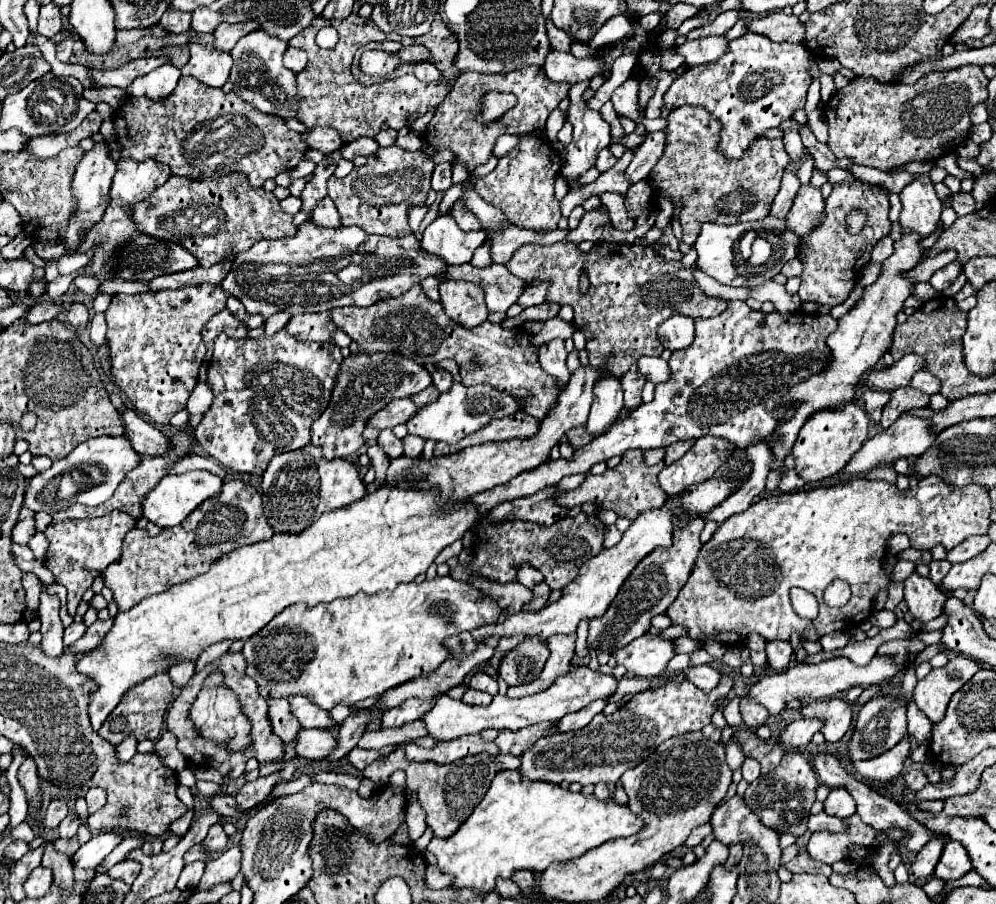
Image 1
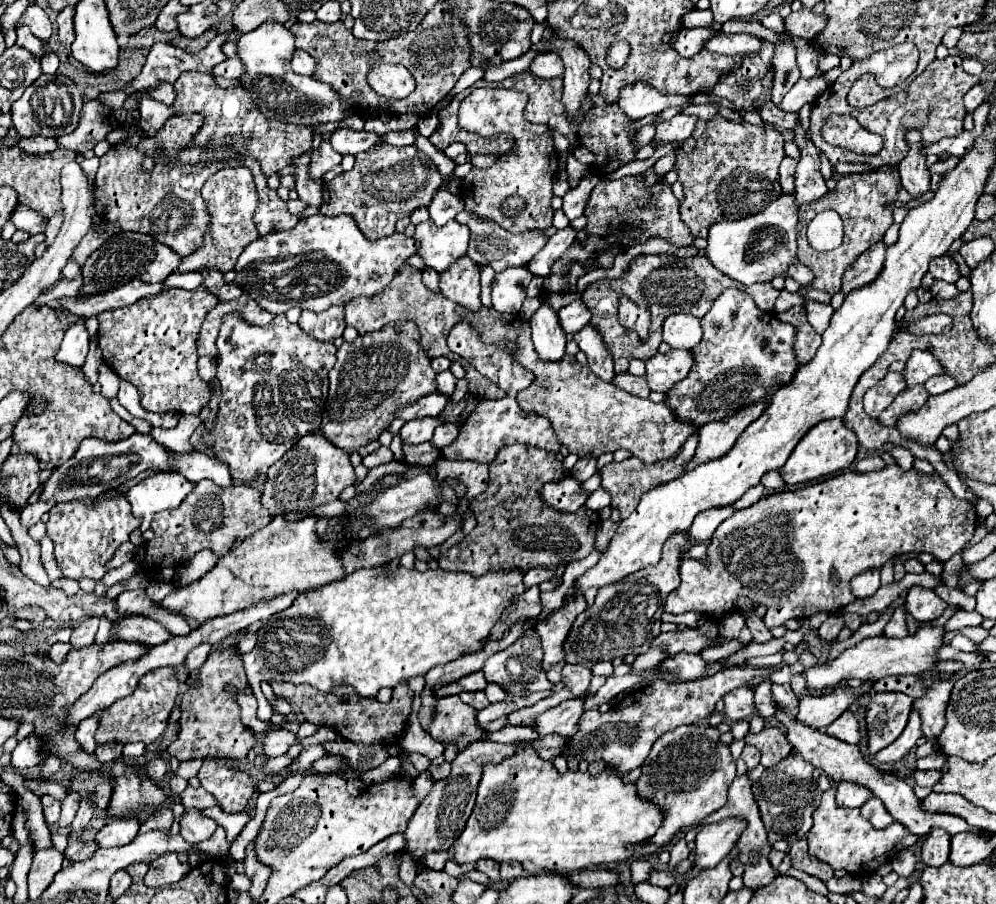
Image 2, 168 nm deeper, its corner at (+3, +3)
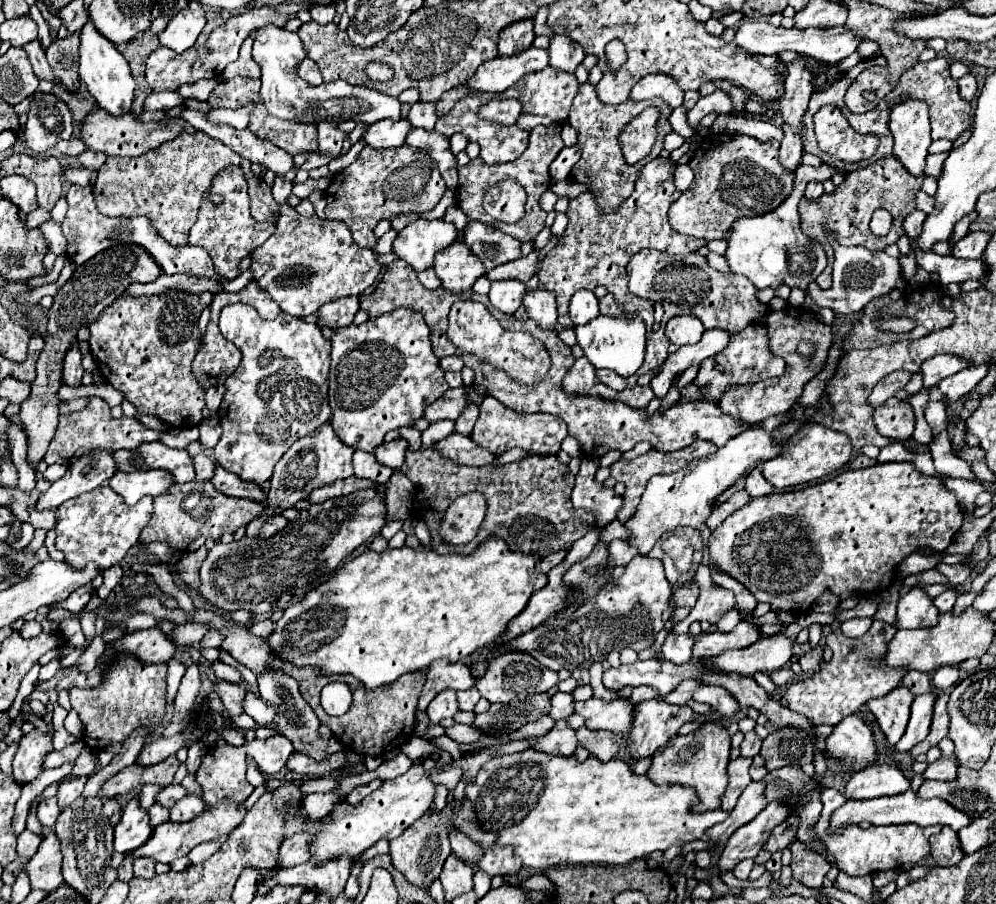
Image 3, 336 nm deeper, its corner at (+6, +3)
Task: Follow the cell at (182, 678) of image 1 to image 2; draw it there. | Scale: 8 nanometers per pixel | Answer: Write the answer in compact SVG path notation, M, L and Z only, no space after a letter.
M207 642L201 644L201 646L197 646L197 648L193 648L193 650L187 654L185 666L187 666L189 670L197 670L197 668L207 660L209 650L211 650L211 644L207 644Z

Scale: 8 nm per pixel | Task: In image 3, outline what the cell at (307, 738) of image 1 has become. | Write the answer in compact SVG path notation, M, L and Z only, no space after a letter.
M274 735L266 740L256 738L248 742L246 750L264 774L276 774L286 765L294 747L286 737Z

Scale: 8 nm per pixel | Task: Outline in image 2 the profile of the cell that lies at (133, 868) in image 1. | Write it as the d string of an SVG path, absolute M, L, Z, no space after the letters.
M139 862L139 864L129 864L127 868L125 868L129 874L131 874L131 878L133 878L133 882L143 882L143 876L147 874L147 870L149 870L149 864L147 862Z

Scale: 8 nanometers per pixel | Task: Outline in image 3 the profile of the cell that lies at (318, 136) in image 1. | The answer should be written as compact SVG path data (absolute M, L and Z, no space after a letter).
M382 120L382 122L374 122L374 126L368 126L366 132L362 134L362 142L366 146L374 146L374 148L396 148L404 144L406 134L410 132L410 122L408 120Z

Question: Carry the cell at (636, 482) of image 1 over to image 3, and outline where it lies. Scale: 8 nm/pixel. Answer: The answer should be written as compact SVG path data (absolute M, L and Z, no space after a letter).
M696 440L692 446L686 446L684 450L678 450L678 452L662 454L662 452L650 450L650 452L646 452L646 454L638 456L638 458L632 458L632 460L622 460L622 458L620 458L618 462L614 462L614 464L610 466L610 470L612 470L610 476L612 476L616 482L626 484L626 494L622 496L624 504L622 504L622 508L620 508L620 512L618 512L618 520L620 520L620 522L626 522L626 520L636 512L636 506L638 506L640 496L642 496L642 492L644 492L644 486L646 486L646 482L648 482L654 474L670 474L670 472L676 472L676 470L684 468L686 464L690 464L692 460L702 458L702 456L708 456L708 454L712 454L712 452L716 452L716 450L718 450L718 448L716 448L712 442Z

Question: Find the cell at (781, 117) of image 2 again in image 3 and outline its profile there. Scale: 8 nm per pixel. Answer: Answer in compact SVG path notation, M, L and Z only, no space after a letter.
M716 82L714 90L726 90L726 92L730 92L730 98L734 102L734 110L736 112L744 112L744 104L746 104L746 100L750 100L750 94L746 90L742 90L740 86L734 86L730 82Z

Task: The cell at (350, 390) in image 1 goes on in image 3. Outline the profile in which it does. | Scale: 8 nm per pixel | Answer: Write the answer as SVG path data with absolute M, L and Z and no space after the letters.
M400 308L376 320L366 320L360 326L350 324L334 332L330 338L332 364L328 402L332 408L330 424L342 442L354 450L374 452L386 432L410 426L422 418L424 406L448 390L428 336L430 328L422 314L410 308Z

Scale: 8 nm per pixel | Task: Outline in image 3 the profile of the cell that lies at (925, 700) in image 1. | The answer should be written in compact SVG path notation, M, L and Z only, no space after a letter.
M940 694L934 702L934 716L932 716L932 726L930 726L930 734L916 744L910 754L918 756L918 754L926 754L928 748L936 746L942 738L946 738L948 734L948 712L946 712L946 704L948 704L948 694Z

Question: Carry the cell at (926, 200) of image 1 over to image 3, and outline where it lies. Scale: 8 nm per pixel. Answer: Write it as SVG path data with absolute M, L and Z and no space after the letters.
M906 100L894 106L890 116L894 156L912 176L924 176L924 162L930 146L928 108L922 100Z

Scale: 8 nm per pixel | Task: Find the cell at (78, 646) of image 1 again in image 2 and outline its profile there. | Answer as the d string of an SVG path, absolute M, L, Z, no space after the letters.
M129 616L121 622L115 622L115 632L119 634L119 640L143 642L147 646L163 644L173 636L161 622L145 616Z

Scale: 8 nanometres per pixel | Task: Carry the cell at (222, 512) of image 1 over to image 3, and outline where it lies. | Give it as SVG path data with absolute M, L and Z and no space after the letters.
M192 480L186 484L174 484L168 494L154 498L154 514L142 530L142 542L152 540L166 542L176 552L194 552L206 544L208 538L220 540L222 534L234 534L238 528L250 524L262 514L266 506L262 502L250 502L246 498L230 498L220 494L212 482Z

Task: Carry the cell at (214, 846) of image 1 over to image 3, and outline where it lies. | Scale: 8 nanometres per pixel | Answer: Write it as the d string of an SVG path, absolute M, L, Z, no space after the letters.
M188 794L188 796L184 796L184 798L170 810L170 820L174 820L174 822L194 820L196 814L202 814L204 808L206 808L206 804L204 804L198 796Z

